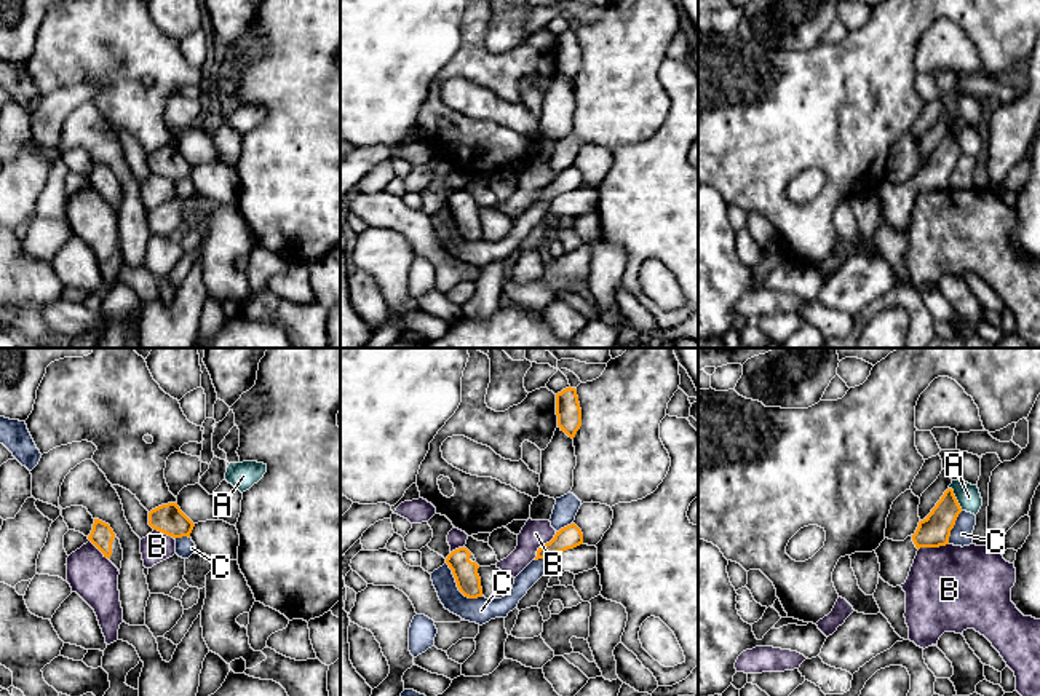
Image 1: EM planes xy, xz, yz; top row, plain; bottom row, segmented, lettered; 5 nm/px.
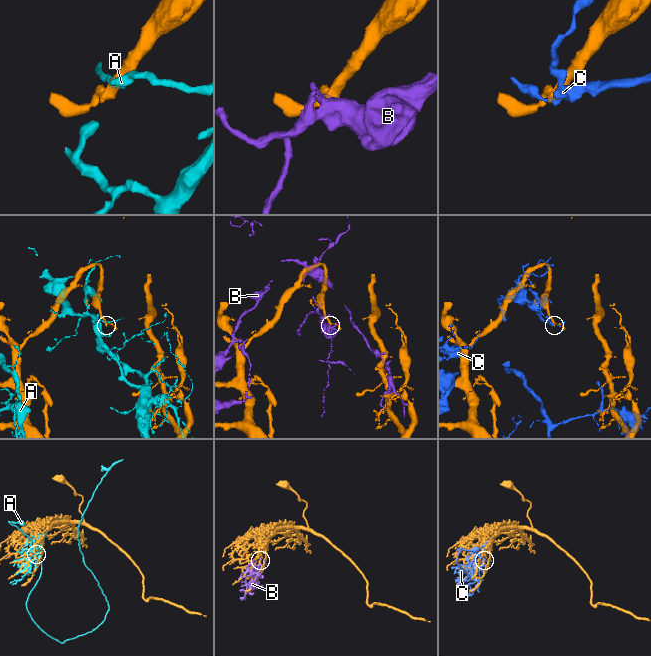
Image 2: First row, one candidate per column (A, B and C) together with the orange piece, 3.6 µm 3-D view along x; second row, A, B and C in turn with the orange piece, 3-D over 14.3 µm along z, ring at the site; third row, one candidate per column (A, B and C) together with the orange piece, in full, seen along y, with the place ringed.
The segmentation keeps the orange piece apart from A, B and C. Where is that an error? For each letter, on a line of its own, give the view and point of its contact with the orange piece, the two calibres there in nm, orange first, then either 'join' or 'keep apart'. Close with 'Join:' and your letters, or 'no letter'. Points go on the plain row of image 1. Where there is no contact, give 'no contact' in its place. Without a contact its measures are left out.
A: meets orange in yz at (956, 141); 160 nm thick on the orange side, 120 nm on the other; keep apart
B: meets orange in xz at (545, 187); 120 nm thick on the orange side, 140 nm on the other; keep apart
C: meets orange in xz at (457, 229); 130 nm thick on the orange side, 140 nm on the other; keep apart
Join: no letter

